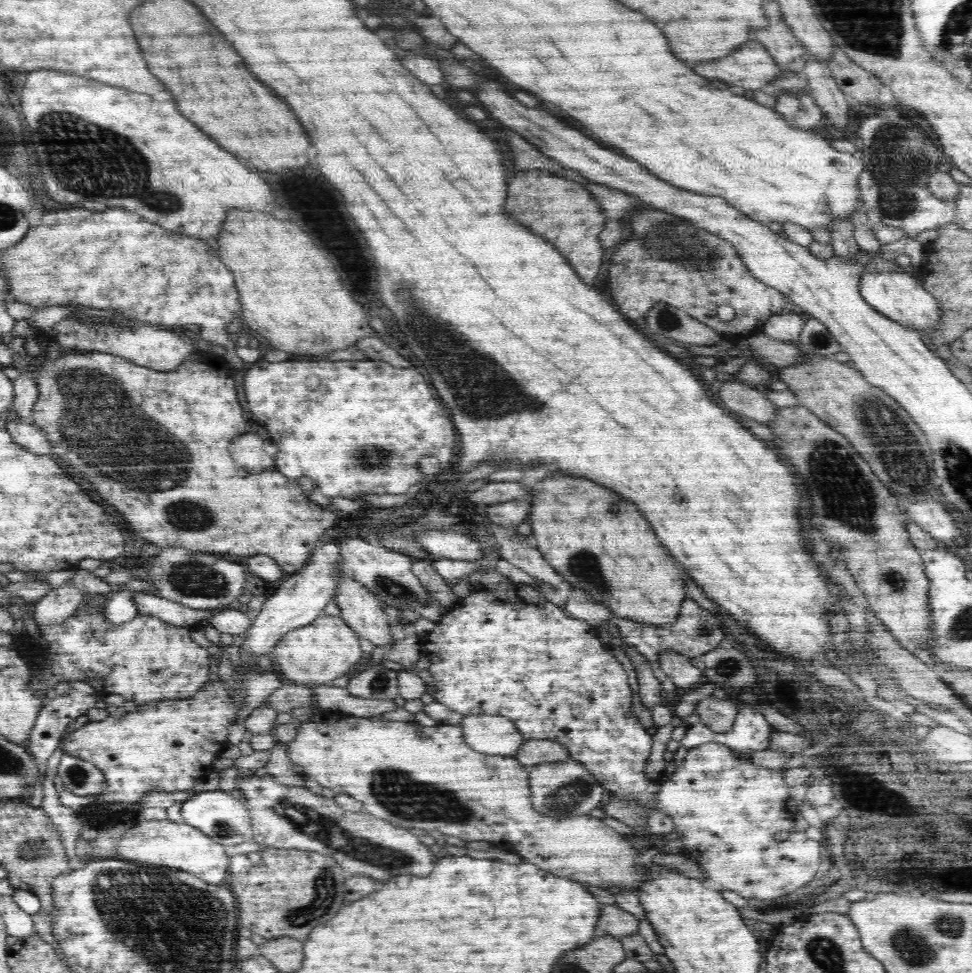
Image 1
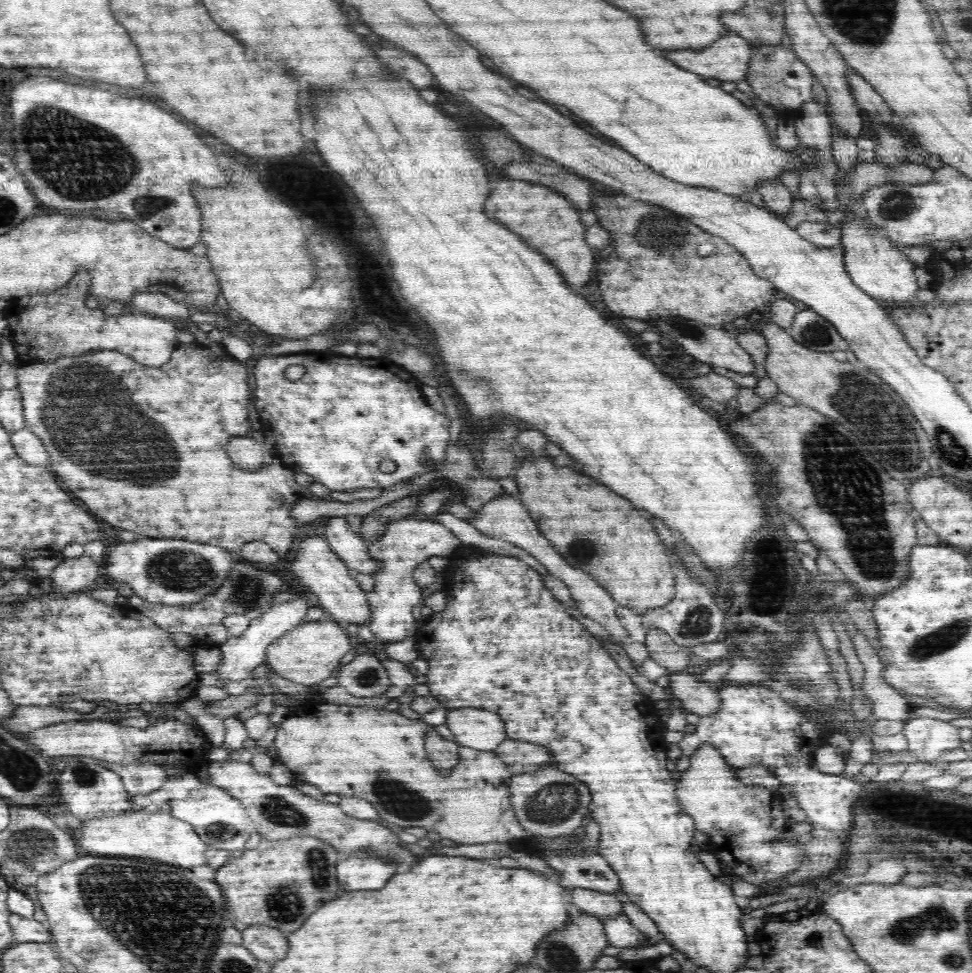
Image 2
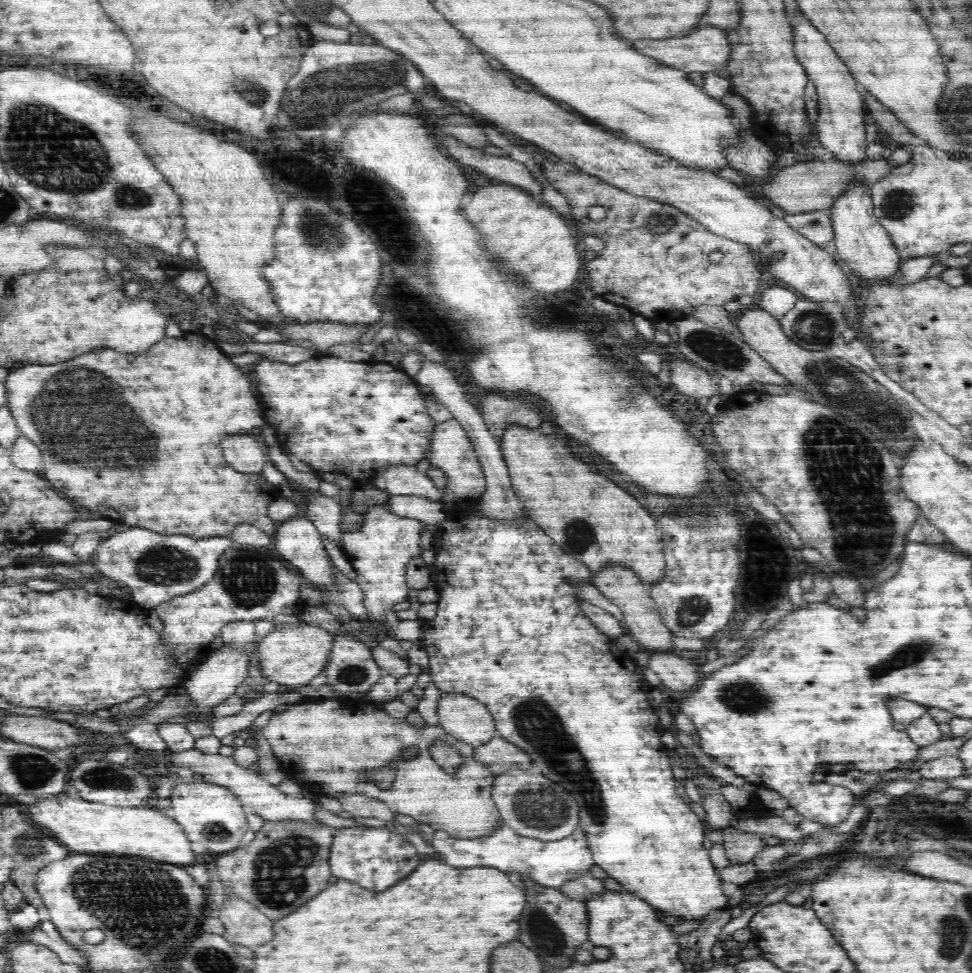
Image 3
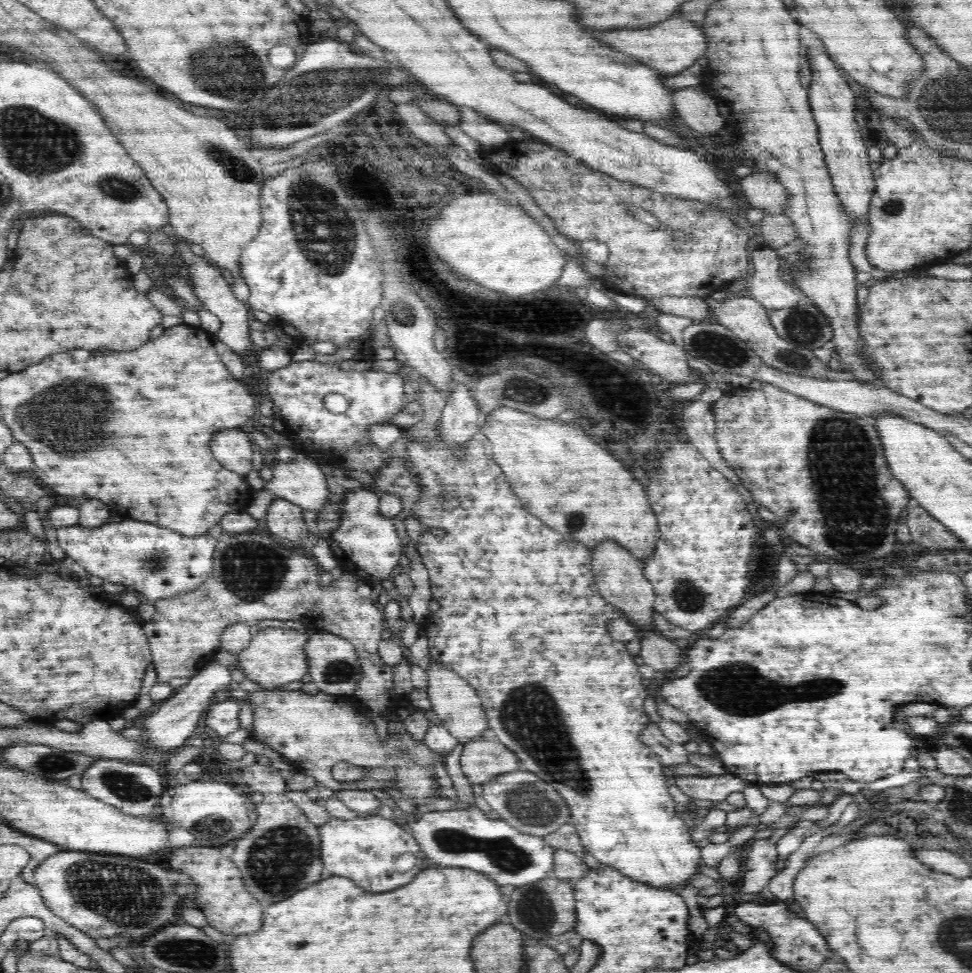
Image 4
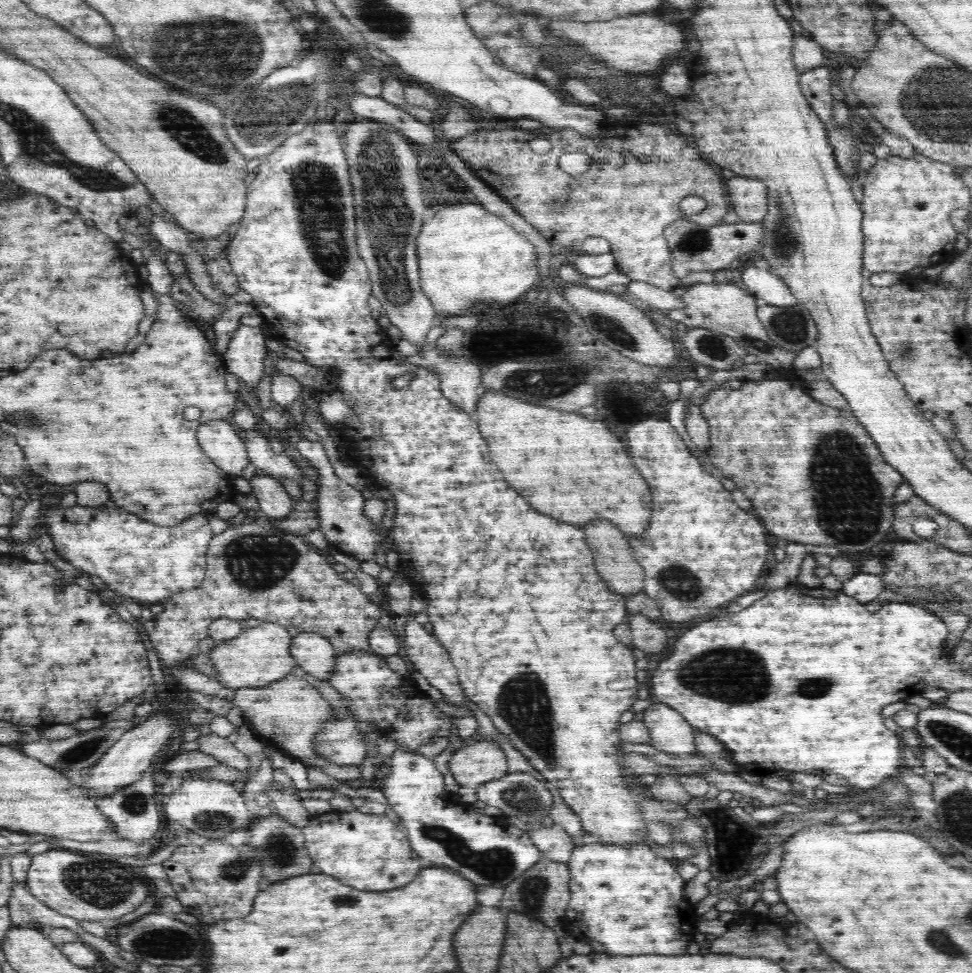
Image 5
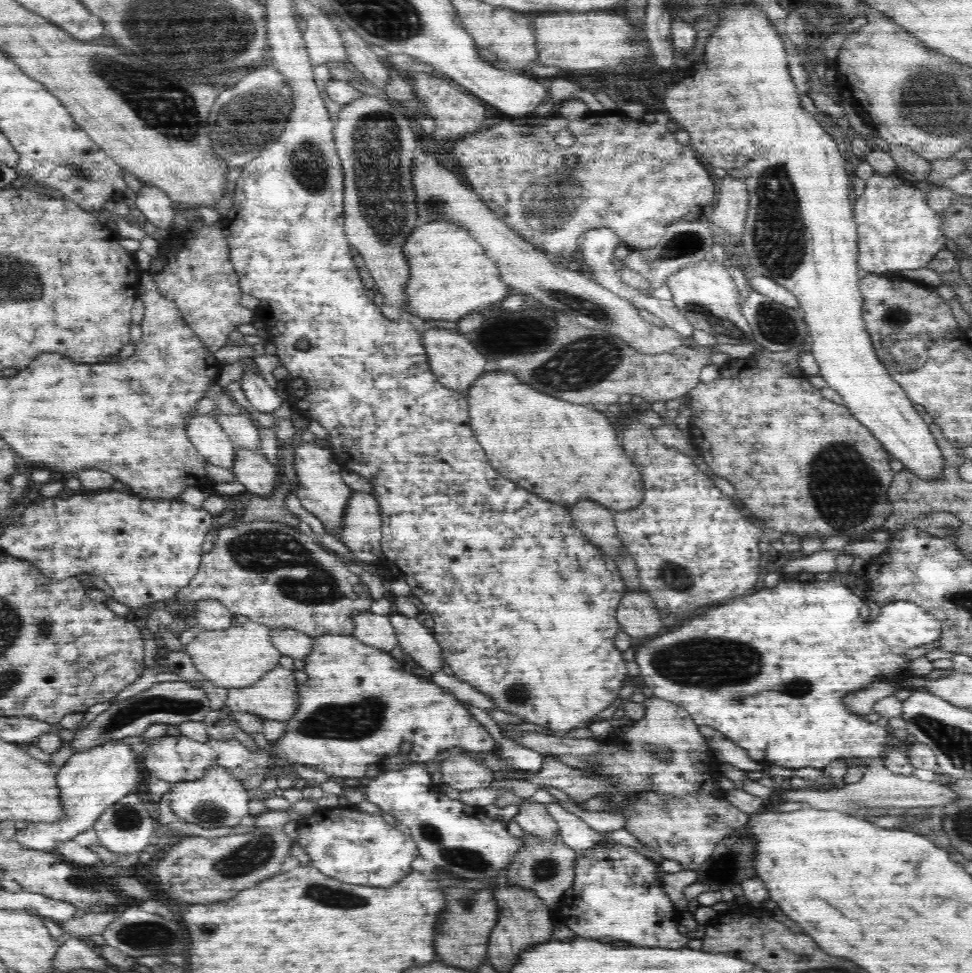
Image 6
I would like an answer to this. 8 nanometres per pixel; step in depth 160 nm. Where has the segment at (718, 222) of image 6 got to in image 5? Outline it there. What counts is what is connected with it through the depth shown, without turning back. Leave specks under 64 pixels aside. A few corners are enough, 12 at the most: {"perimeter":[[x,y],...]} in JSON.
{"perimeter":[[755,178],[725,182],[727,202],[742,223],[760,223],[766,188]]}

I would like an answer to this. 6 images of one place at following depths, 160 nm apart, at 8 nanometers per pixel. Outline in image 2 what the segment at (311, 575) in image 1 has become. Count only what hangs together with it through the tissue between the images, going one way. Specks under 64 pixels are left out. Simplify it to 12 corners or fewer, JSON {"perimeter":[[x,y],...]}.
{"perimeter":[[298,598],[263,611],[240,636],[229,637],[214,673],[222,685],[250,679],[266,649],[306,622]]}

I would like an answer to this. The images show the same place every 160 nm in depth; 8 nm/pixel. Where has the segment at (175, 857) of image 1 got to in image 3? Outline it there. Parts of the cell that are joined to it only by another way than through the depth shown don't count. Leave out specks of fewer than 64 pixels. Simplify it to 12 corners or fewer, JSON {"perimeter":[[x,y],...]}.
{"perimeter":[[60,796],[30,806],[74,853],[124,852],[192,866],[162,808]]}

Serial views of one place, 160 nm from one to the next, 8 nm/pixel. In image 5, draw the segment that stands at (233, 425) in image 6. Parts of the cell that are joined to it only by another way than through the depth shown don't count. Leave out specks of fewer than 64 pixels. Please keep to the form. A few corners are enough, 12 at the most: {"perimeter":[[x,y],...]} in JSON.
{"perimeter":[[238,430],[250,468],[279,480],[302,480],[288,455],[276,454],[262,431]]}

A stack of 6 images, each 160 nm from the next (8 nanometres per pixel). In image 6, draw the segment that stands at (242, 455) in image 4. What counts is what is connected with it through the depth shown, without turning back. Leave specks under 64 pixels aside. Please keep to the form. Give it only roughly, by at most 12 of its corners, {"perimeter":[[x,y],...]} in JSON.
{"perimeter":[[214,414],[188,420],[186,436],[210,464],[231,469],[237,446]]}

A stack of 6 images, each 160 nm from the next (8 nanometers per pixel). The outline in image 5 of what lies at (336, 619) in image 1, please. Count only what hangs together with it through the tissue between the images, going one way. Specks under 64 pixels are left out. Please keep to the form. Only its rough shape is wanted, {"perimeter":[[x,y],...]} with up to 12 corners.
{"perimeter":[[243,629],[212,650],[218,682],[266,686],[297,665],[288,630]]}

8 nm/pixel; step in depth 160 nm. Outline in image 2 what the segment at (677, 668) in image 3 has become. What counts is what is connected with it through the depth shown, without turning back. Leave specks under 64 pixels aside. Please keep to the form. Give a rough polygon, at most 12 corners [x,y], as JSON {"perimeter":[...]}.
{"perimeter":[[669,674],[669,686],[686,713],[707,715],[718,693],[700,676]]}

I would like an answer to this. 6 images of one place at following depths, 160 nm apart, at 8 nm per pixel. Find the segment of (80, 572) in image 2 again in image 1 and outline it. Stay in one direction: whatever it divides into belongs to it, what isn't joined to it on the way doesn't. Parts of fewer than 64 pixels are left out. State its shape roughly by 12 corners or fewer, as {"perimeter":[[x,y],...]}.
{"perimeter":[[67,582],[35,603],[34,622],[63,623],[86,594]]}

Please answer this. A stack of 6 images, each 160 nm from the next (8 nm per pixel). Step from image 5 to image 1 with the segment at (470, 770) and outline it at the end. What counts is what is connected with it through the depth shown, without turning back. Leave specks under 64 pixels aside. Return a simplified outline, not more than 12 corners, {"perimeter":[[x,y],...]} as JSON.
{"perimeter":[[526,740],[514,758],[527,768],[570,759],[558,742]]}

